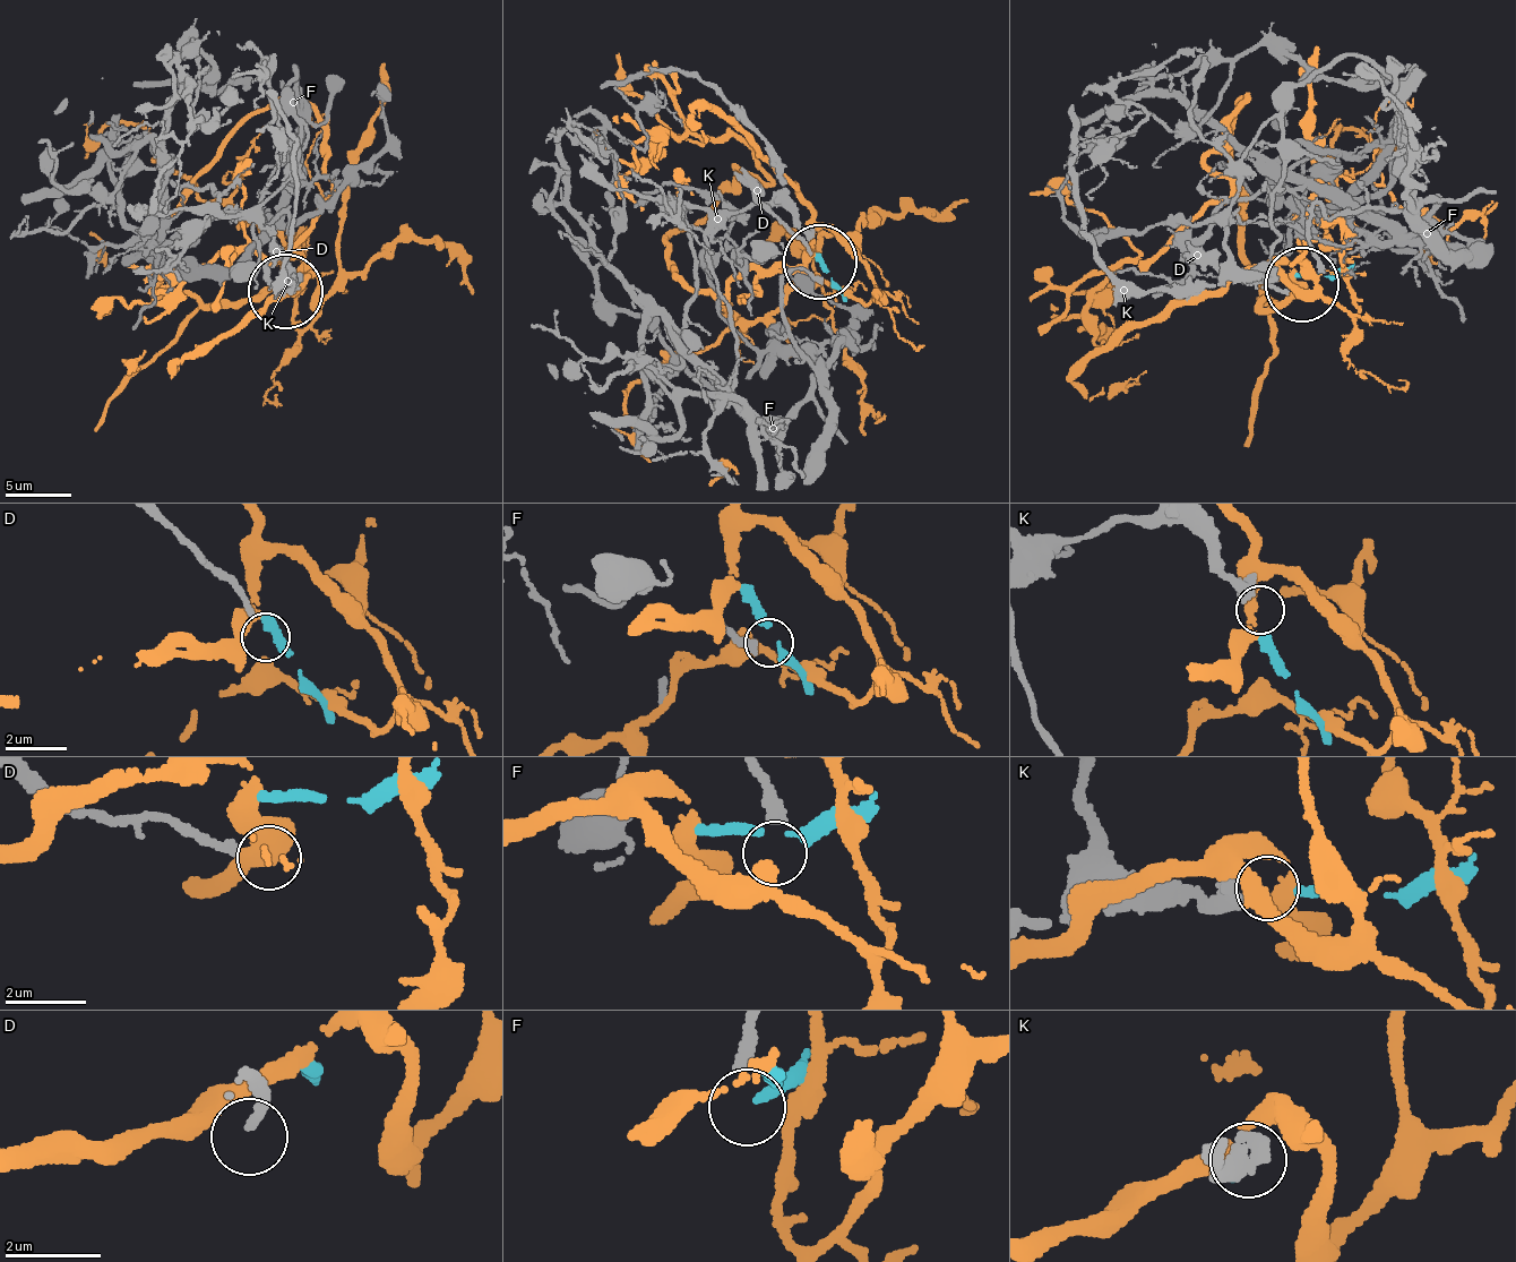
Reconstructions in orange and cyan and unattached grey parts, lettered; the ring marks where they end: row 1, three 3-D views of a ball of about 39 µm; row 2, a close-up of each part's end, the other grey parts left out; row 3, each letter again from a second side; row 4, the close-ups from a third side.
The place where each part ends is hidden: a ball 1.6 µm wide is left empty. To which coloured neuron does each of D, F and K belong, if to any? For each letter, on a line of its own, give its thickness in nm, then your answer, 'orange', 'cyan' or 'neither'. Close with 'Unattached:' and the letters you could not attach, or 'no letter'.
D: 190 nm thick; neither
F: 320 nm thick; neither
K: 420 nm thick; cyan
Unattached: D, F

